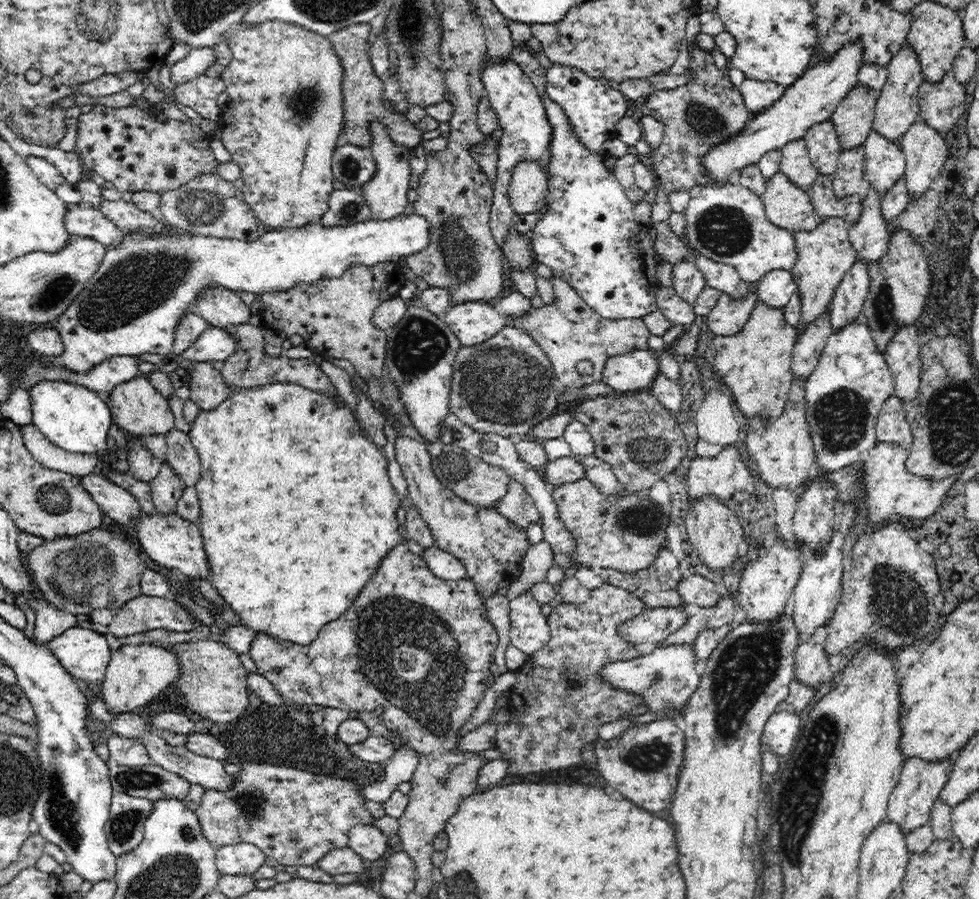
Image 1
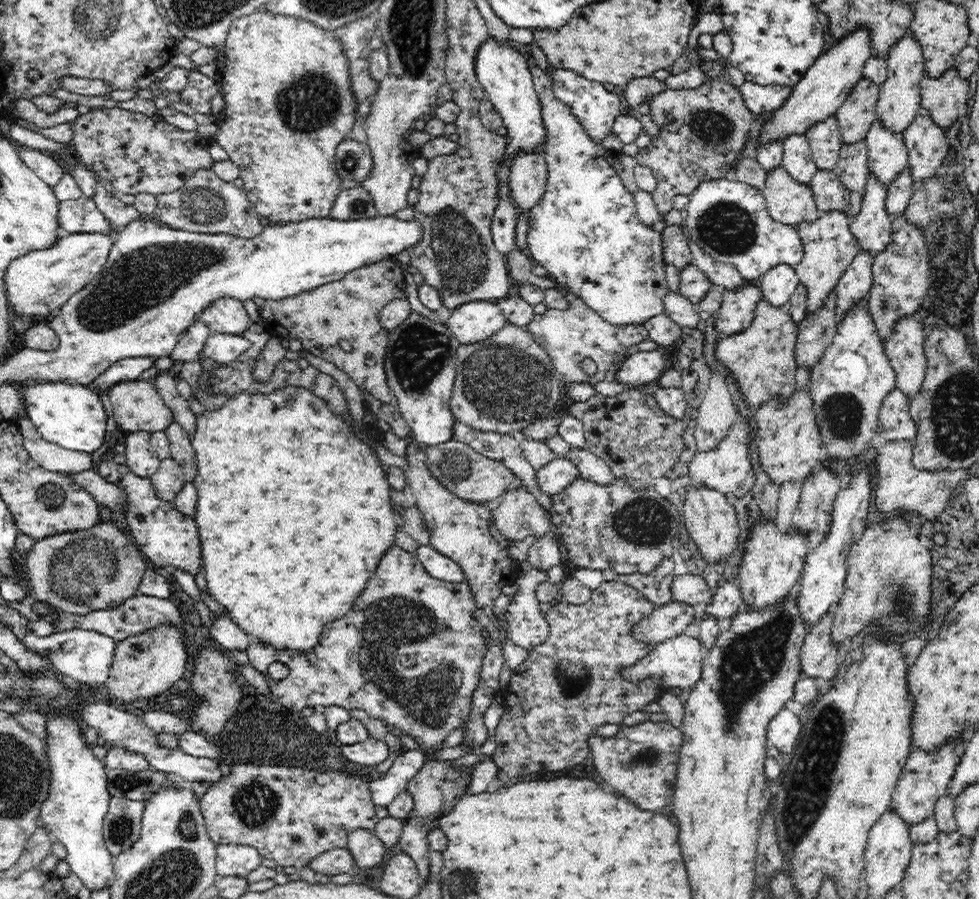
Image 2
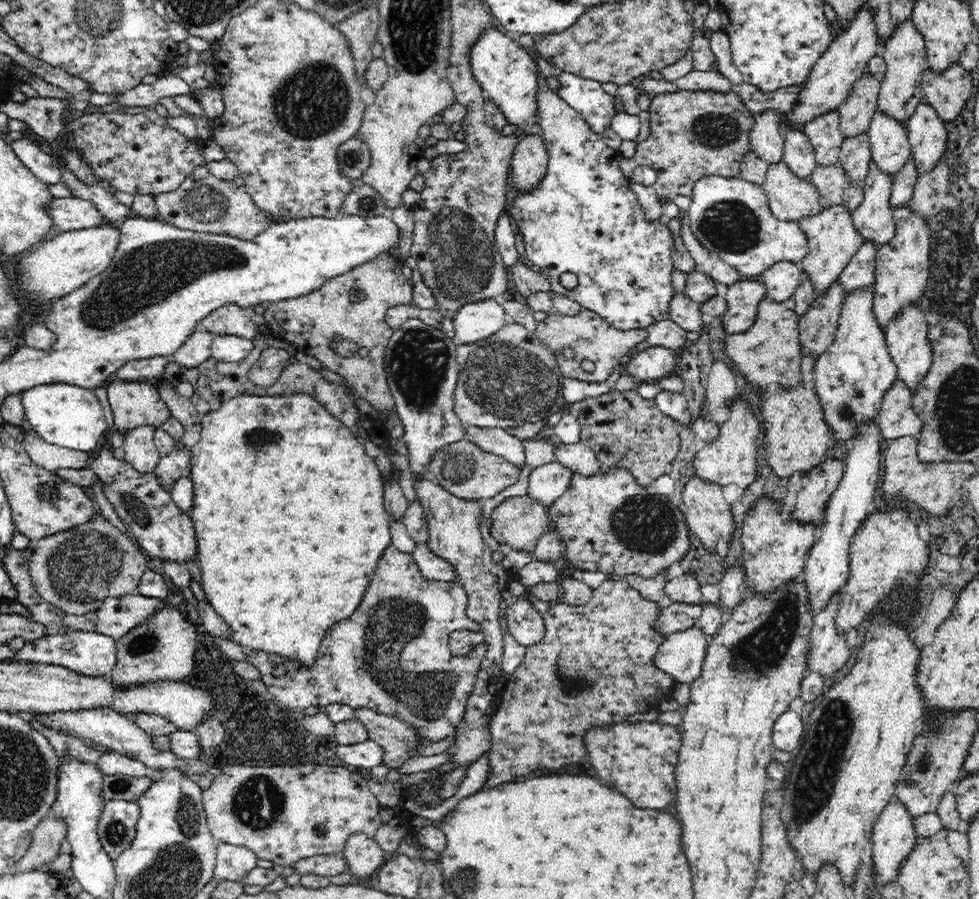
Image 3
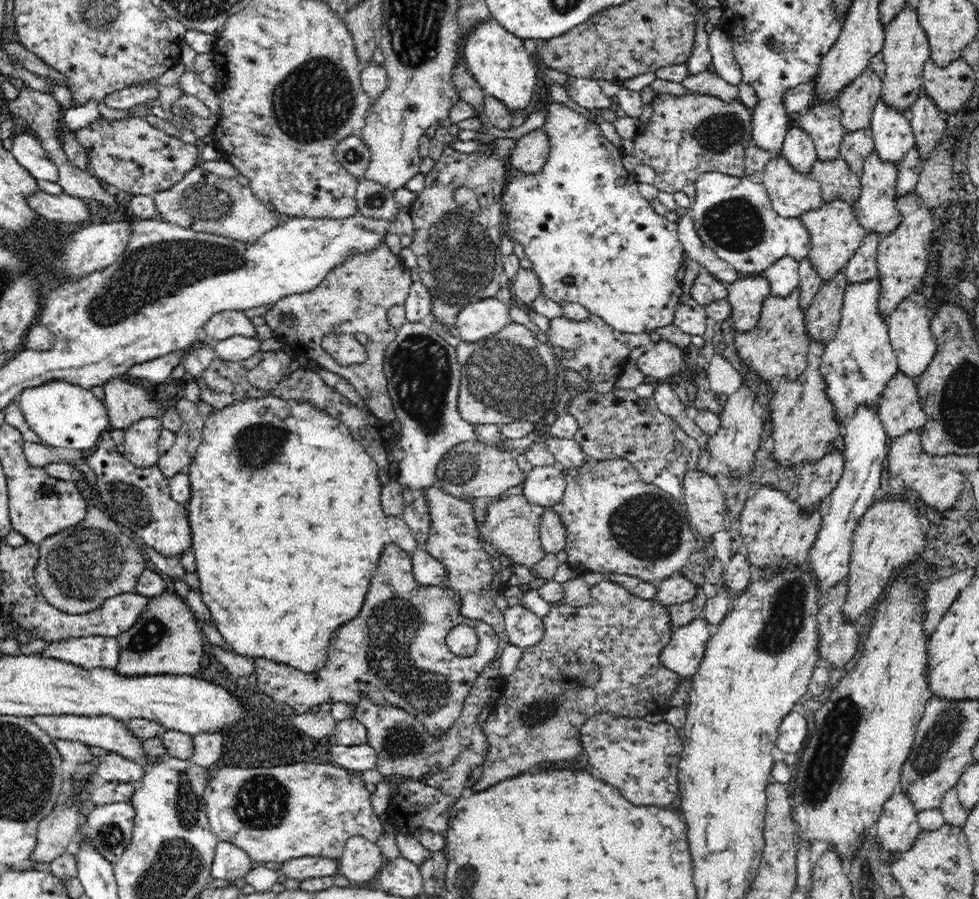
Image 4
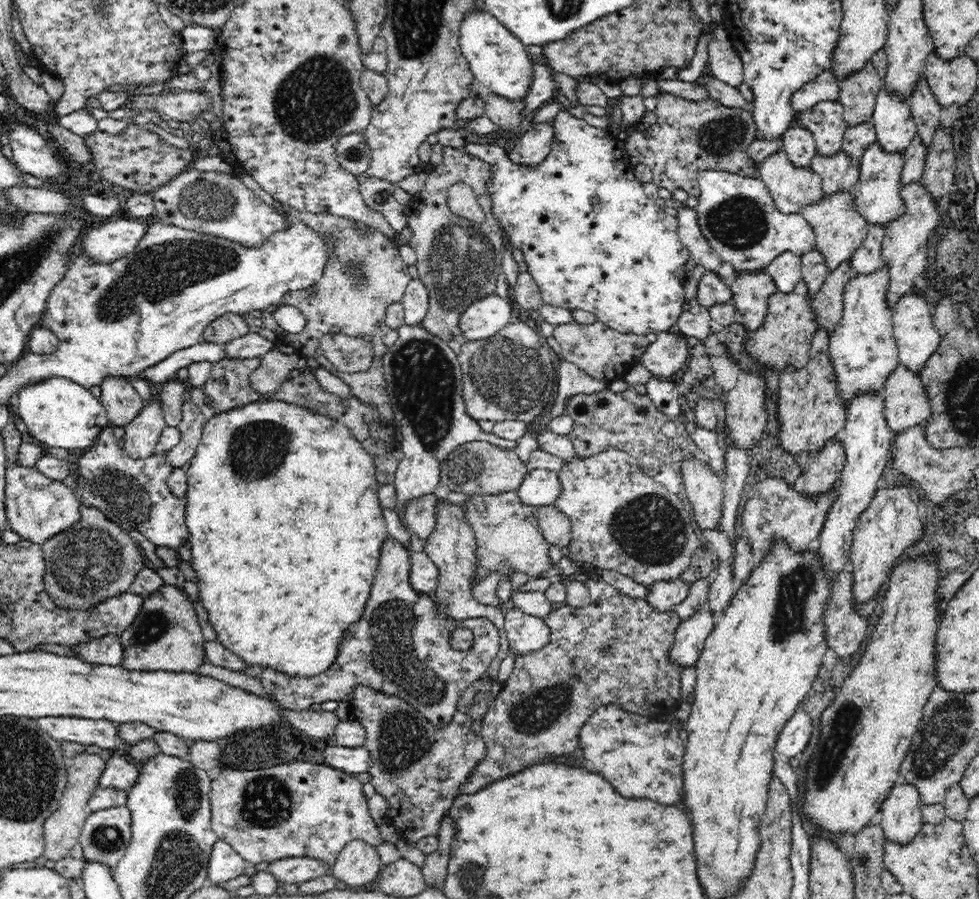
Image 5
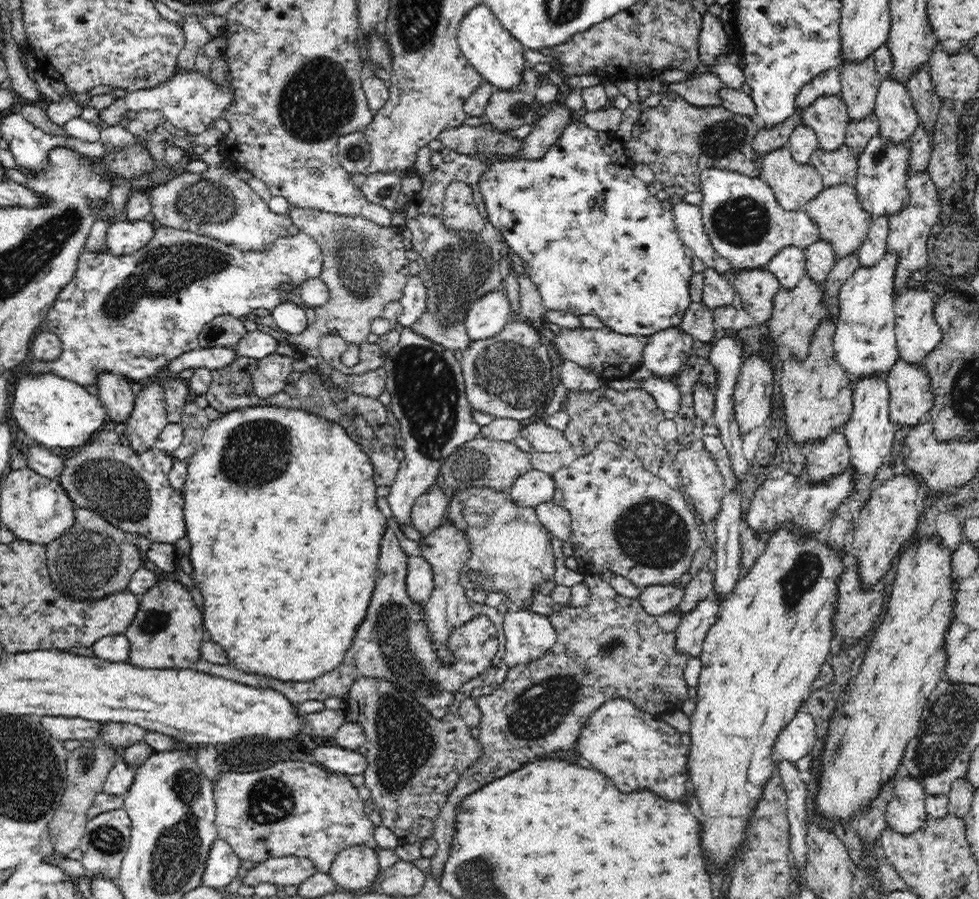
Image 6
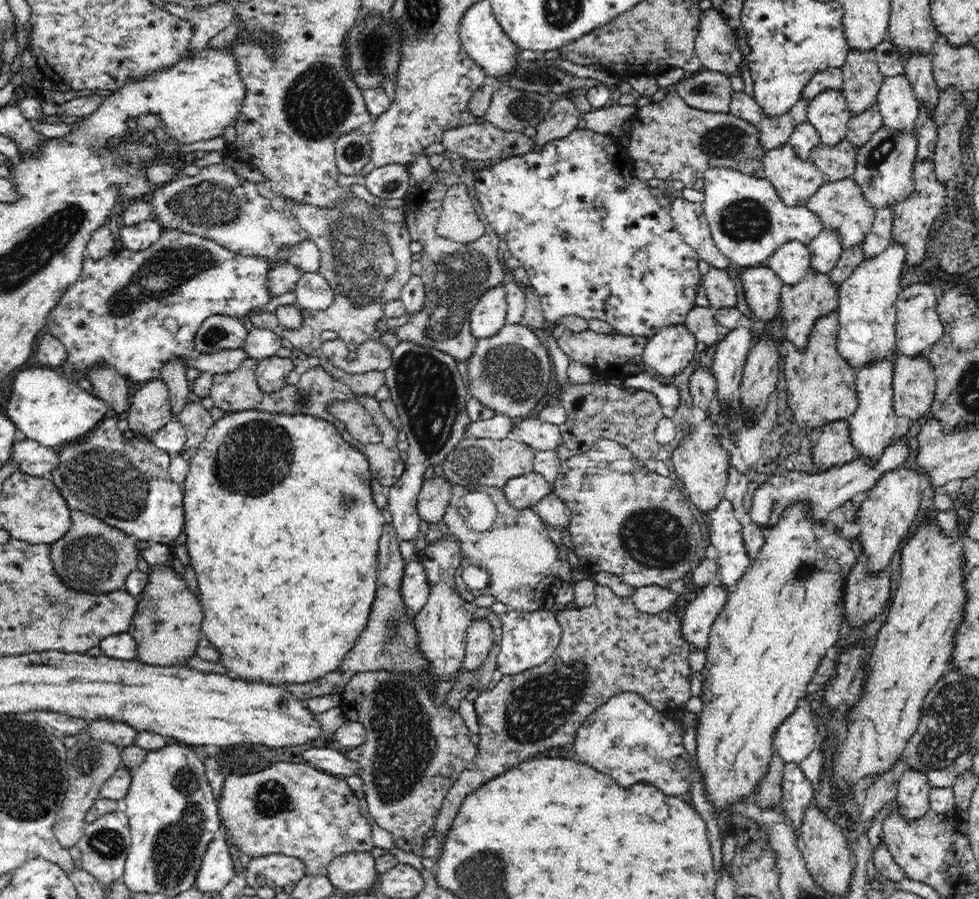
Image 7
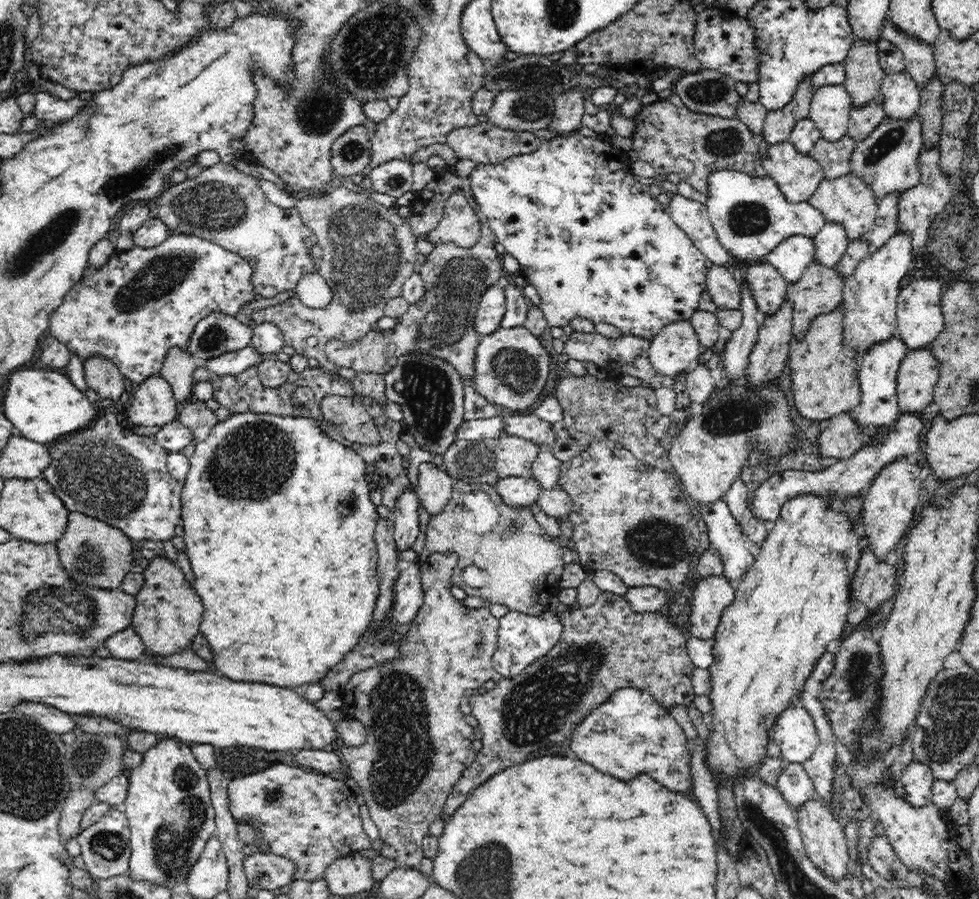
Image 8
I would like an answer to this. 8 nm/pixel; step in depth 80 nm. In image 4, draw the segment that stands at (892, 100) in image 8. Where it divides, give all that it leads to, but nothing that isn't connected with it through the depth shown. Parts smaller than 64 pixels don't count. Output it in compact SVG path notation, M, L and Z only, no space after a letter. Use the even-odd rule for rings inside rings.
M884 101L875 104L871 125L873 148L878 158L894 165L915 145L914 133L907 113L896 112Z

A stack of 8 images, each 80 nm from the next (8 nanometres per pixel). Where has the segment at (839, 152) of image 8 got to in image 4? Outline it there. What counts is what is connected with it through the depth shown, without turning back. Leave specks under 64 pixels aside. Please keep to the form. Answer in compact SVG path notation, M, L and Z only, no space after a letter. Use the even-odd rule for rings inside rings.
M840 156L831 161L821 161L817 158L809 174L820 183L824 203L842 199L852 205L858 198L861 177L850 170L846 160Z

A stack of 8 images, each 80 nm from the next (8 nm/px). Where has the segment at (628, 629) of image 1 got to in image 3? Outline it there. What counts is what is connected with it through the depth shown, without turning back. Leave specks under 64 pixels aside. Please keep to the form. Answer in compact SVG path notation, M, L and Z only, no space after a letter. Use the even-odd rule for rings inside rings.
M666 602L660 608L656 631L668 636L678 631L686 630L694 626L694 620L701 616L701 604L690 605L685 603Z

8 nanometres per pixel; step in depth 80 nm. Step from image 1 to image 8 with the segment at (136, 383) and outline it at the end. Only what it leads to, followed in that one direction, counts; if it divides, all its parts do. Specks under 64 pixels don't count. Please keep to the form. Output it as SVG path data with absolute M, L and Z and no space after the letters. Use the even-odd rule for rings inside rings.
M100 356L88 357L83 361L83 371L89 388L95 390L102 399L120 400L120 395L124 392L124 375L112 361Z

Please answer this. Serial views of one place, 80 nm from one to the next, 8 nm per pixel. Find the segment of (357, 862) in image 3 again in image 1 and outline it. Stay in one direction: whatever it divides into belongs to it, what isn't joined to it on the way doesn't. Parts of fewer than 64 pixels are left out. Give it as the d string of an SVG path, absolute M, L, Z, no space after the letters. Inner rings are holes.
M358 824L350 828L349 847L369 864L384 855L388 838L375 824Z

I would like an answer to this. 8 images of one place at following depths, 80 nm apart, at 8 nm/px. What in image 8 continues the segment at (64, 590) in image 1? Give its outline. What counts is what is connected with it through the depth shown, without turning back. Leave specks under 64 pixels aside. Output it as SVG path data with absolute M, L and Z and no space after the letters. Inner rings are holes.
M78 512L69 514L68 528L62 538L55 542L64 571L74 581L92 585L93 588L121 589L121 582L132 568L134 548L130 538L122 530L99 519Z

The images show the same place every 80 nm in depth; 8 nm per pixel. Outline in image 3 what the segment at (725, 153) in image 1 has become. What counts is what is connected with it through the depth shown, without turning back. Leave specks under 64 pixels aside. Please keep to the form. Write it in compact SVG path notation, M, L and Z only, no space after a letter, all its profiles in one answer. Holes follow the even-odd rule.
M861 11L855 22L848 29L844 29L843 34L830 44L810 70L808 78L800 84L802 90L797 92L797 98L788 110L790 114L786 114L788 124L807 125L808 122L831 113L832 110L838 110L838 106L849 95L853 84L866 72L870 60L881 54L882 45L878 42L876 30L870 11Z

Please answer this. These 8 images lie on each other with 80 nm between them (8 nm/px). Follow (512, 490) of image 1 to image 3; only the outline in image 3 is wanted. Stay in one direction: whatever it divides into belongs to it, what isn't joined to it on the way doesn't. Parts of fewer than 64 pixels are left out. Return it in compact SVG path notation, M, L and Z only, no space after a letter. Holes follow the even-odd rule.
M528 494L525 496L510 496L491 512L490 534L499 544L504 544L507 550L525 550L532 555L540 536L550 532L551 518L548 516L547 510L547 507L538 504Z

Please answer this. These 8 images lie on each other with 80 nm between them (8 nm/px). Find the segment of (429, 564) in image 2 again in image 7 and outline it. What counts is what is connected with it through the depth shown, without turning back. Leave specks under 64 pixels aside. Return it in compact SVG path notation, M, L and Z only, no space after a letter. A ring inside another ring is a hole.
M410 560L404 565L402 599L407 608L407 615L414 617L428 601L431 585L427 581L426 567L422 562Z

